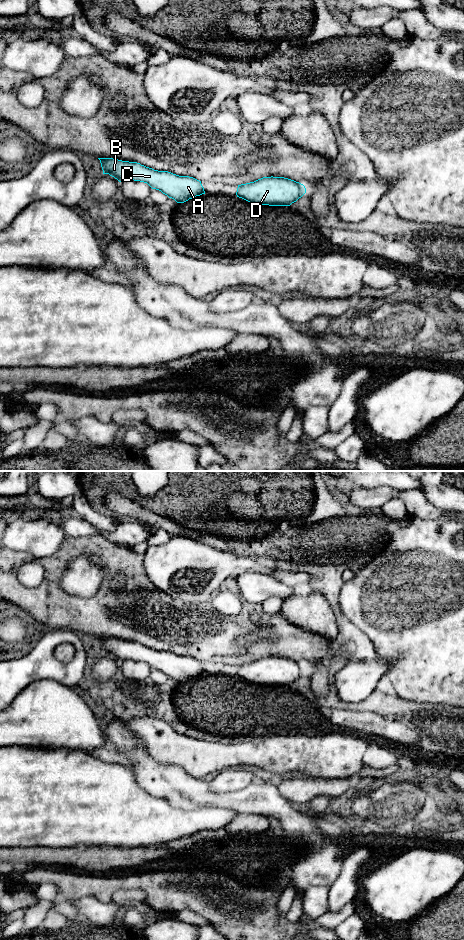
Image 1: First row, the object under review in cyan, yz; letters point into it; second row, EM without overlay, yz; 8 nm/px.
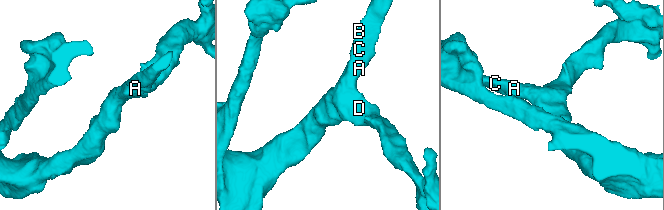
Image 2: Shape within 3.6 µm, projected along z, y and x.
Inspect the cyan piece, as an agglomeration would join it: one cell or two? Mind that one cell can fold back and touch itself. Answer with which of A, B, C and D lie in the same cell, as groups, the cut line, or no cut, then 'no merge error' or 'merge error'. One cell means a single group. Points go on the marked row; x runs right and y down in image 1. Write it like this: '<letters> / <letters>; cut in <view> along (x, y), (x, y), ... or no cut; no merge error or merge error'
A B C D; no cut; no merge error

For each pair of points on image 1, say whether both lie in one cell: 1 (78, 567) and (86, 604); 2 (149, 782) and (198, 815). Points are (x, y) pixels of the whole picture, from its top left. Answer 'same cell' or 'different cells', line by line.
1: different cells
2: different cells

